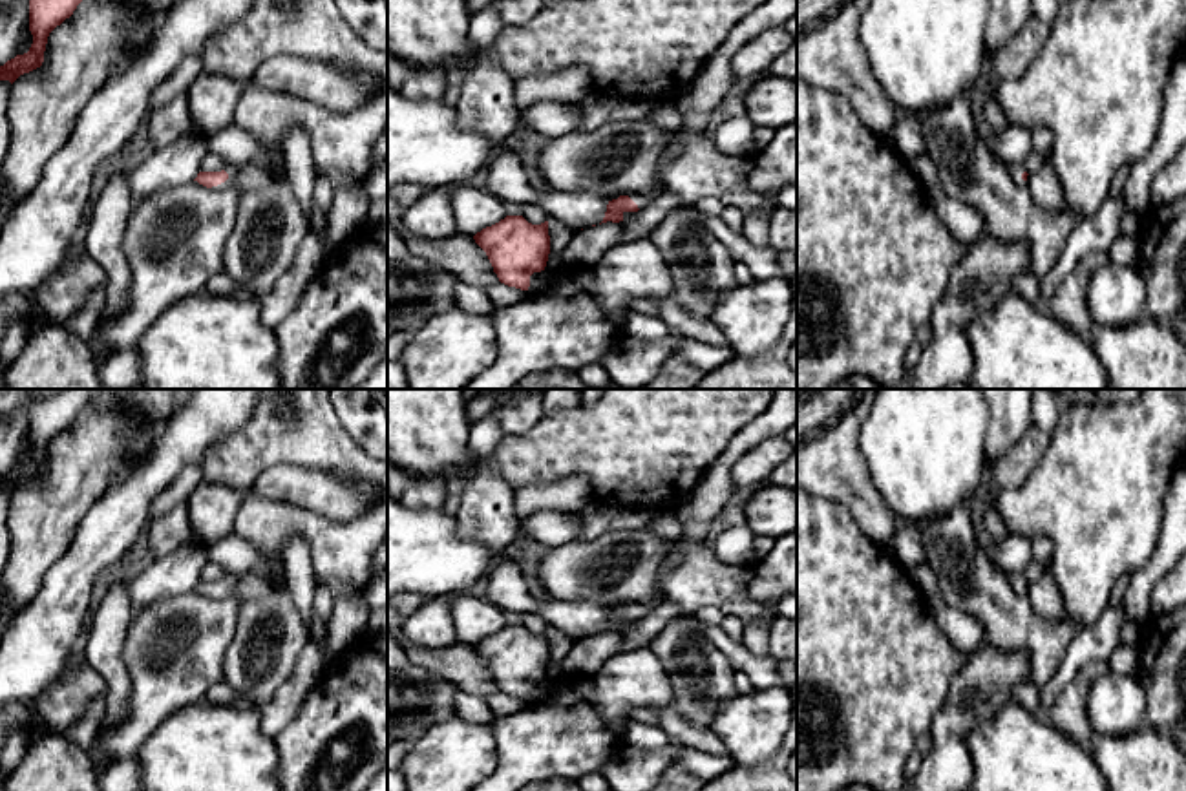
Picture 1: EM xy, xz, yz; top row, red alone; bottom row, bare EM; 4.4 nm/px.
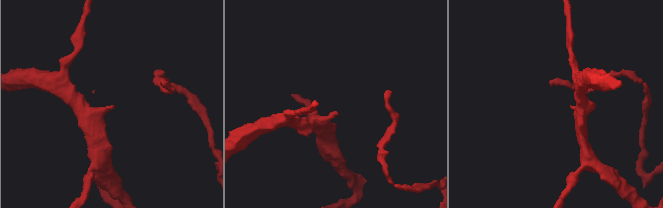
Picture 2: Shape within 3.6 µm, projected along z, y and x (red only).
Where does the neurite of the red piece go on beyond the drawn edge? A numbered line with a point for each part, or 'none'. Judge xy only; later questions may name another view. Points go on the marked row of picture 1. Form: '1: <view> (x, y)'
1: xy (232, 170)

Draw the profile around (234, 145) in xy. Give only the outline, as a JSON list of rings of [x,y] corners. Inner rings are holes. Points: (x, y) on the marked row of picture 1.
[[[230,124],[216,135],[205,137],[208,152],[219,155],[228,164],[256,164],[285,163],[283,153],[276,155],[267,150],[252,133]]]

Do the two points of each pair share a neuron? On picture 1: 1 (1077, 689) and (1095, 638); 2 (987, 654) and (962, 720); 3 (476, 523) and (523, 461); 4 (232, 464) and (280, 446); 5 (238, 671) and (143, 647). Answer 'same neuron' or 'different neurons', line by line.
1: different neurons
2: same neuron
3: different neurons
4: same neuron
5: different neurons

